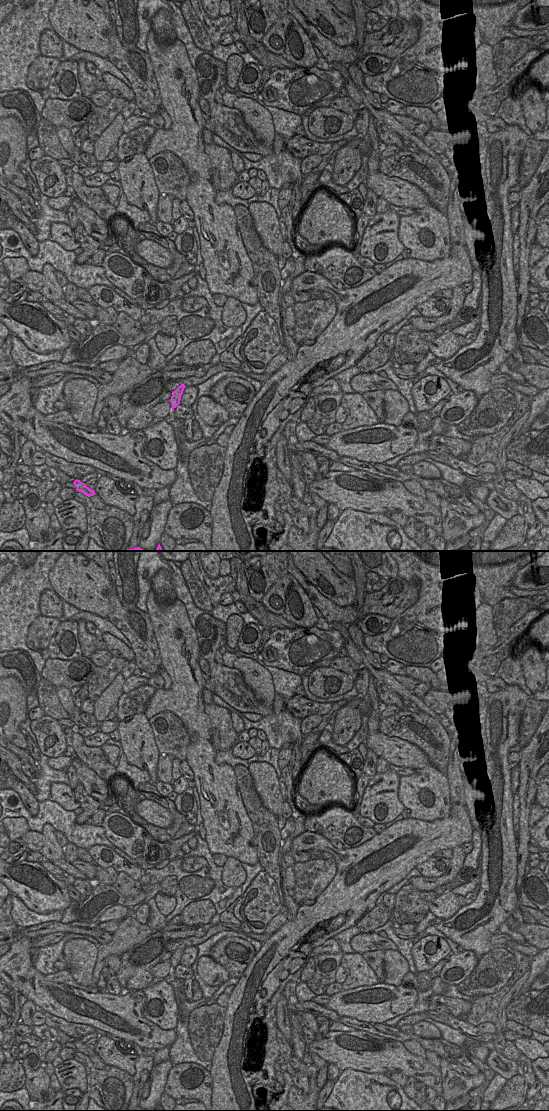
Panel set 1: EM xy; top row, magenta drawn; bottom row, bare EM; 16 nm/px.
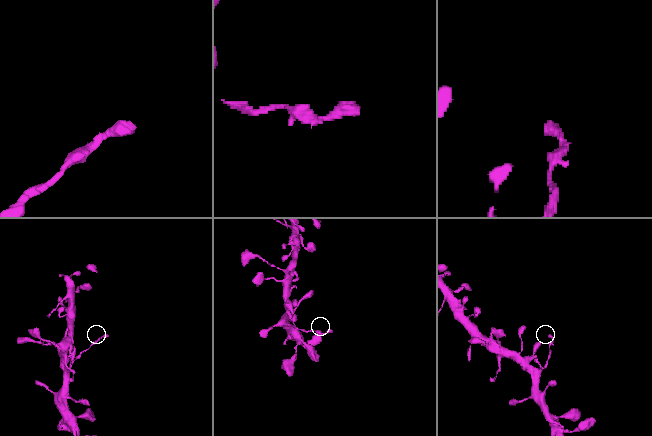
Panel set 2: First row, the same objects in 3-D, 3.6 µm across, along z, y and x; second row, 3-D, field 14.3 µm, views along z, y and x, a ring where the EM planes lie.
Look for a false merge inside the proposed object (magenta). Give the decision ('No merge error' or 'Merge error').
Merge error.

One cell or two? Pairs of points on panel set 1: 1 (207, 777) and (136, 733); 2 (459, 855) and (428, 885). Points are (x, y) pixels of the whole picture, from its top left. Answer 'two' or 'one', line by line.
1: two
2: one

